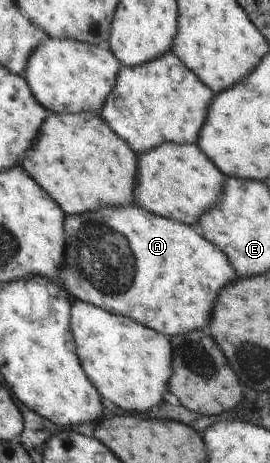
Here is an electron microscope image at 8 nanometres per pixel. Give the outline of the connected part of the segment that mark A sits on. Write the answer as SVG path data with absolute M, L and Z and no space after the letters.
M138 204L128 205L127 207L106 207L100 210L90 211L81 215L72 215L64 219L65 228L65 247L63 250L63 266L59 271L59 279L63 282L64 288L74 298L93 304L102 310L111 312L115 315L122 315L131 318L141 325L154 329L162 333L165 337L170 338L190 331L207 330L212 310L215 307L220 291L230 283L234 282L237 276L231 262L227 256L210 241L207 241L197 227L185 225L178 221L173 221L164 217L156 216L150 211L144 210Z

